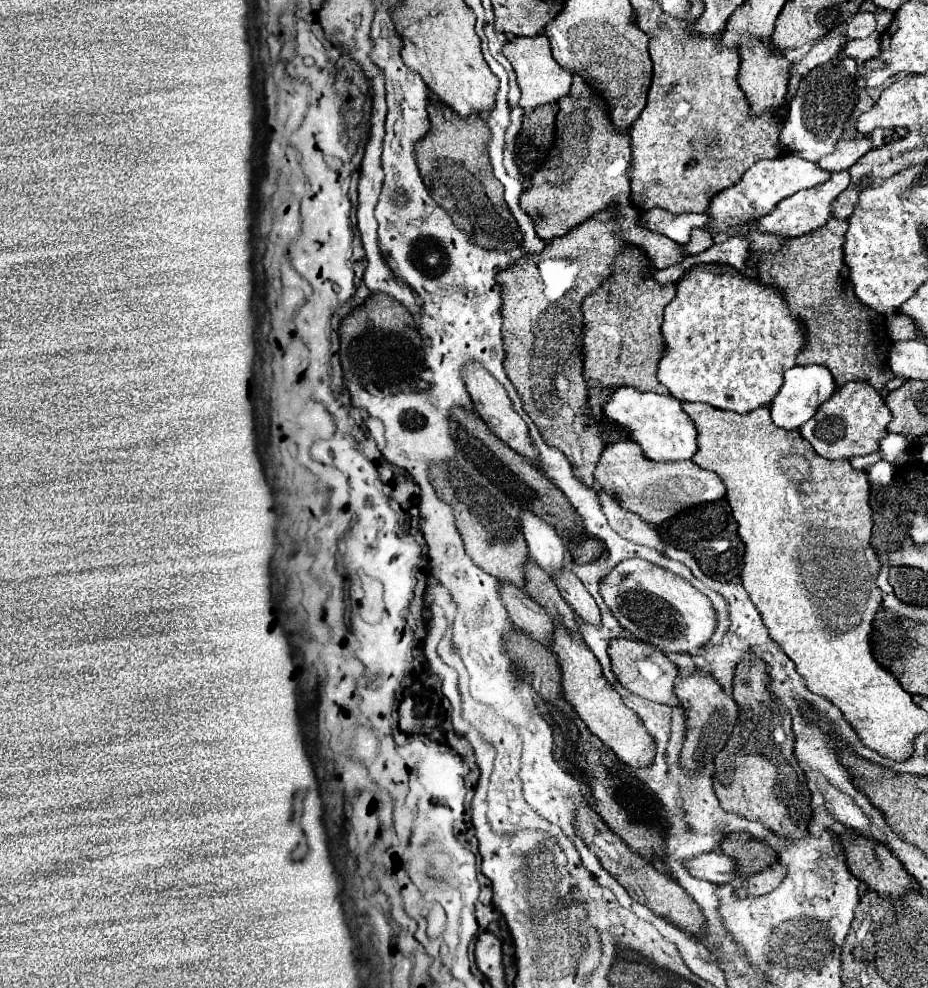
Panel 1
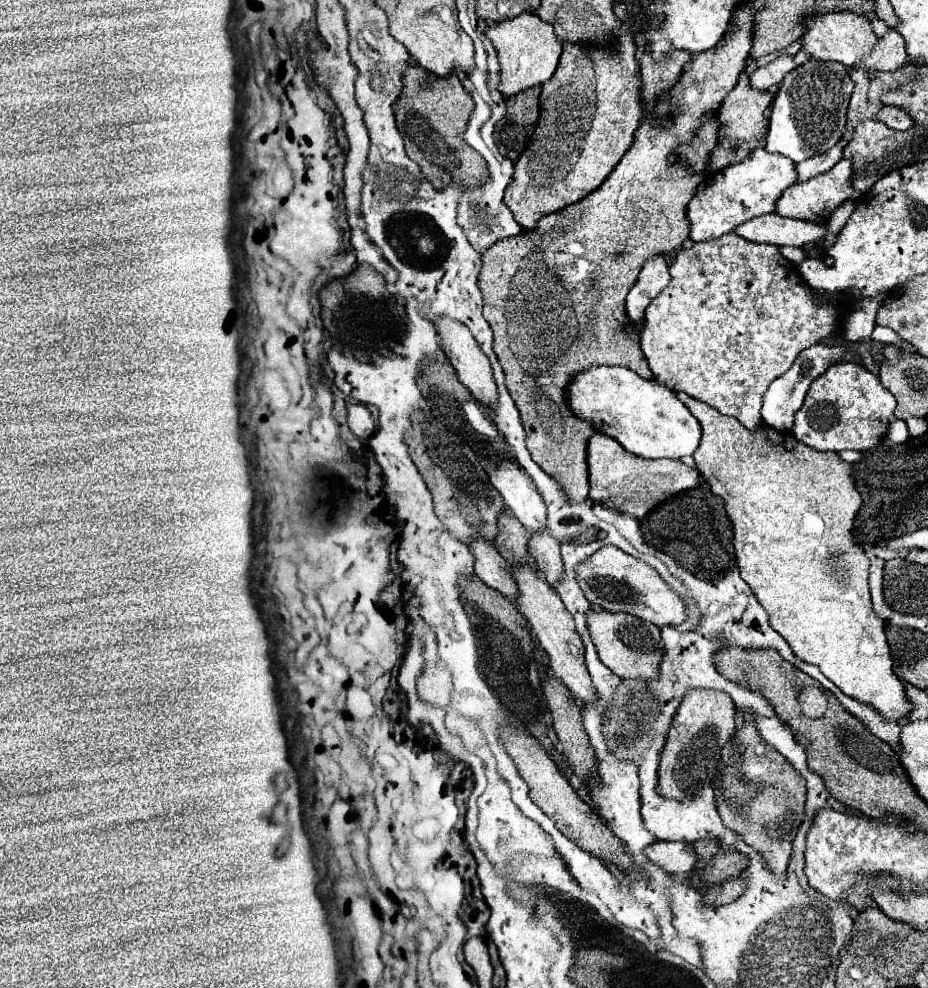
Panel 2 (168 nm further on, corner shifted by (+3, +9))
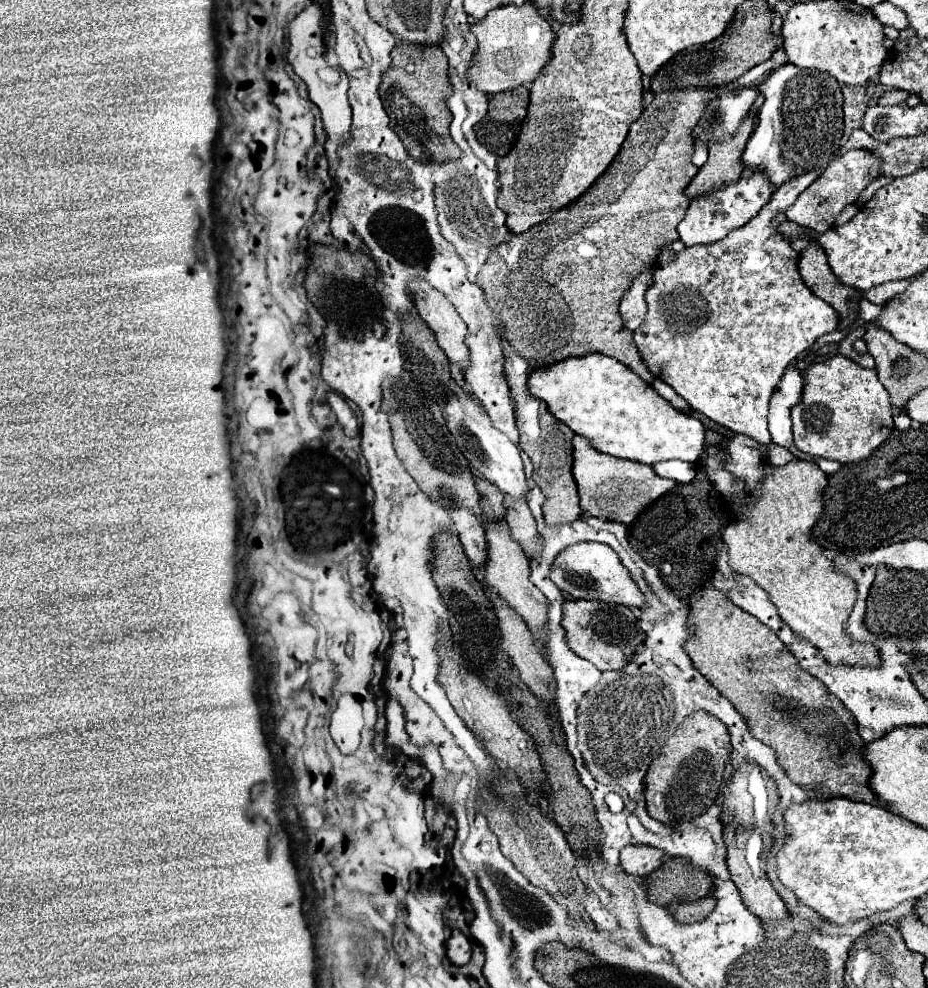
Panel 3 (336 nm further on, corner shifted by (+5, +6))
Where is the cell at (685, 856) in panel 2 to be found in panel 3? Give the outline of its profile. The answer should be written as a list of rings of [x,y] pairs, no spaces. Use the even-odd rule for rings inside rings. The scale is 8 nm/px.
[[[629,845],[621,851],[621,867],[631,875],[649,875],[663,865],[663,849],[651,845]]]

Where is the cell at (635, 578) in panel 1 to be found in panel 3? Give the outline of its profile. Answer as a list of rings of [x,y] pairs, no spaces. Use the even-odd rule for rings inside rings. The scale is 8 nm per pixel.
[[[577,543],[561,551],[551,567],[553,583],[571,599],[587,599],[587,601],[603,601],[603,603],[615,603],[625,607],[637,607],[645,609],[647,599],[637,587],[637,583],[631,579],[623,563],[619,561],[619,555],[603,545],[603,543]]]

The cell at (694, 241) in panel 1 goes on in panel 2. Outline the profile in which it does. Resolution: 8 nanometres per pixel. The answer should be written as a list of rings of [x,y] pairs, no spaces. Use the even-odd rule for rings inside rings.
[[[745,6],[737,8],[733,24],[735,32],[723,46],[695,54],[683,70],[679,82],[659,96],[653,112],[637,128],[631,148],[597,190],[559,212],[547,214],[533,230],[523,230],[517,236],[495,242],[481,258],[483,266],[477,284],[483,294],[483,316],[495,334],[493,348],[499,364],[503,366],[507,390],[519,410],[527,434],[527,450],[533,460],[559,482],[567,500],[573,504],[583,502],[589,494],[585,452],[587,440],[595,430],[589,422],[571,412],[565,388],[575,374],[597,364],[629,366],[641,378],[653,380],[653,372],[641,354],[639,340],[633,330],[621,328],[629,322],[625,314],[625,296],[649,258],[679,250],[683,240],[689,236],[685,210],[703,180],[703,174],[691,172],[687,164],[673,160],[671,154],[681,144],[691,144],[703,116],[719,110],[723,98],[735,88],[737,78],[745,68],[753,42],[753,10]]]

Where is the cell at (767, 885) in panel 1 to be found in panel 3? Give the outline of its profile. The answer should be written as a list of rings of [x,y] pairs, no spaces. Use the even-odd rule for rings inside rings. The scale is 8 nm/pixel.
[[[711,895],[691,901],[691,903],[683,903],[675,911],[675,919],[683,921],[683,923],[695,923],[695,921],[705,919],[713,907],[715,907],[715,899]]]

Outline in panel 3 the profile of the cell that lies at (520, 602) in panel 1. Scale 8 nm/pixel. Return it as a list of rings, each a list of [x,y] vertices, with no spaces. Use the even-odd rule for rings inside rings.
[[[453,509],[451,519],[463,543],[467,559],[475,569],[483,569],[487,563],[487,539],[485,539],[485,529],[481,525],[481,519],[469,513],[467,509]]]

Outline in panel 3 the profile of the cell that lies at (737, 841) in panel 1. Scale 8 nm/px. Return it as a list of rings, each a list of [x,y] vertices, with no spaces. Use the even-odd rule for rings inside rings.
[[[671,857],[671,861],[665,861],[647,877],[649,899],[657,905],[667,905],[669,909],[711,895],[713,885],[713,877],[707,875],[707,871],[689,865],[689,861],[683,861],[681,857]]]

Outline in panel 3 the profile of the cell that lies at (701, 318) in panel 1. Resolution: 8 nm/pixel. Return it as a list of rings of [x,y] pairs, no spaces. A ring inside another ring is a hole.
[[[815,169],[793,177],[773,193],[771,201],[749,221],[749,225],[743,225],[743,229],[735,229],[723,241],[711,245],[687,247],[677,253],[671,263],[657,267],[653,273],[653,285],[645,293],[649,305],[647,319],[635,331],[639,355],[657,379],[671,385],[695,411],[739,435],[759,441],[761,445],[771,443],[767,429],[769,397],[787,365],[797,359],[799,353],[807,351],[821,335],[837,331],[841,321],[839,313],[827,301],[815,297],[815,293],[803,283],[797,273],[799,253],[793,251],[787,239],[775,233],[779,221],[785,221],[783,211],[795,203],[797,195],[821,173],[823,169]]]

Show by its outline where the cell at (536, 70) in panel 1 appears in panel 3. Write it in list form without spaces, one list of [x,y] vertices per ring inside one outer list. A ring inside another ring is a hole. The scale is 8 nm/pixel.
[[[531,1],[521,7],[505,5],[493,9],[483,21],[473,23],[471,31],[479,41],[479,53],[477,63],[469,69],[469,77],[483,93],[495,95],[519,85],[533,83],[535,77],[539,77],[539,71],[545,69],[547,61],[551,61],[555,33],[551,31],[549,21],[539,15]]]

